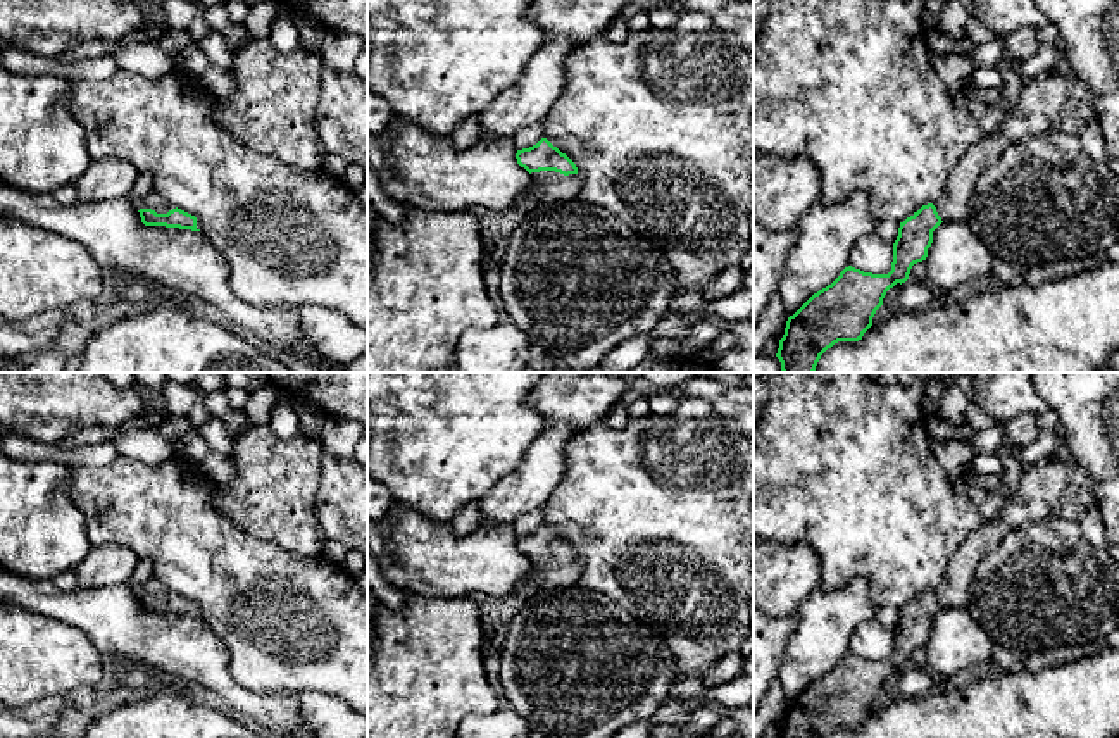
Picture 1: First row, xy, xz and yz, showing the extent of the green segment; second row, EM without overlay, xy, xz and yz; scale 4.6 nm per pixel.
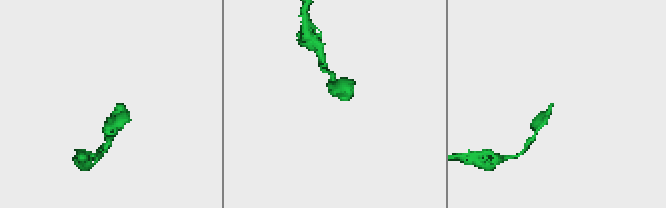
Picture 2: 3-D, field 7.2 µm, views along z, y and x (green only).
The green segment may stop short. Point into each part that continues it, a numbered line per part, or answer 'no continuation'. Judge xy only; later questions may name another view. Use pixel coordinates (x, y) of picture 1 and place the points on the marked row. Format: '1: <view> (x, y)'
1: xy (154, 200)

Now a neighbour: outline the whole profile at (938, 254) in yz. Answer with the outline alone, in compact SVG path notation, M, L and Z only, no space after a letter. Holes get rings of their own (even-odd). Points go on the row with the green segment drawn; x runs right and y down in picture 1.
M966 221L941 222L933 231L926 257L926 279L940 297L962 285L983 283L991 274L993 255Z

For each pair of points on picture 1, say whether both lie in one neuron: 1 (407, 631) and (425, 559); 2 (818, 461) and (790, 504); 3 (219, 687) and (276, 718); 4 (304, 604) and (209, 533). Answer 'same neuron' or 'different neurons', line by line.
1: different neurons
2: same neuron
3: same neuron
4: same neuron

